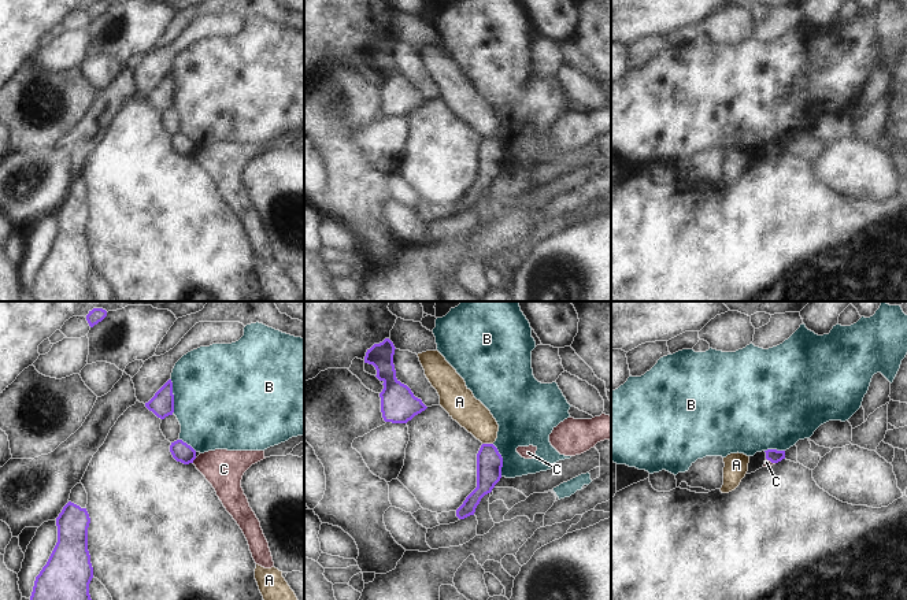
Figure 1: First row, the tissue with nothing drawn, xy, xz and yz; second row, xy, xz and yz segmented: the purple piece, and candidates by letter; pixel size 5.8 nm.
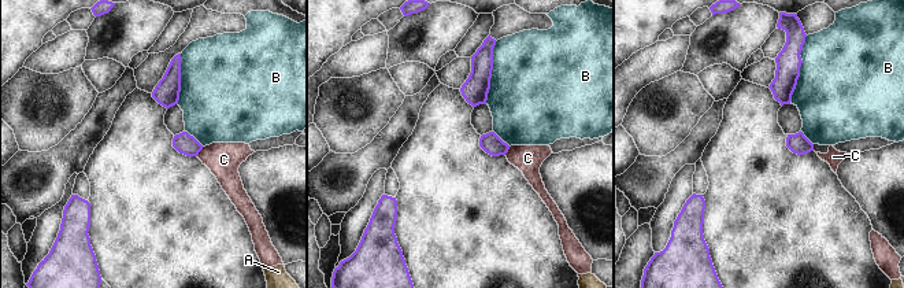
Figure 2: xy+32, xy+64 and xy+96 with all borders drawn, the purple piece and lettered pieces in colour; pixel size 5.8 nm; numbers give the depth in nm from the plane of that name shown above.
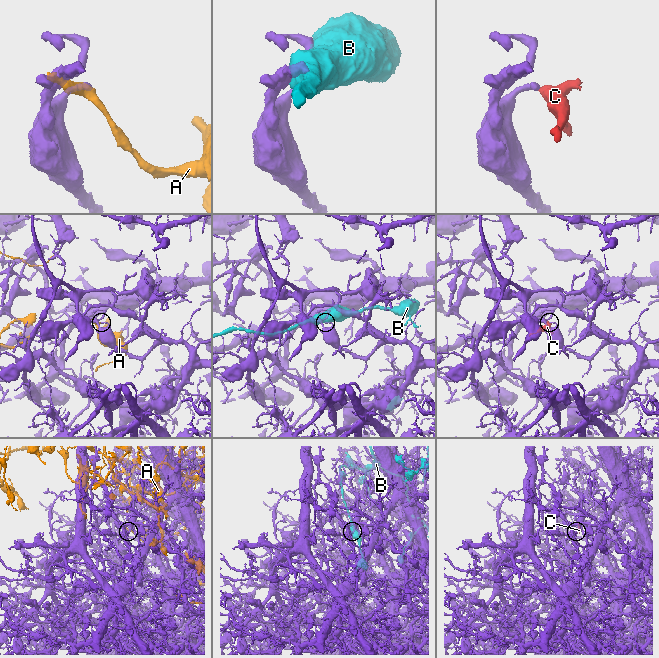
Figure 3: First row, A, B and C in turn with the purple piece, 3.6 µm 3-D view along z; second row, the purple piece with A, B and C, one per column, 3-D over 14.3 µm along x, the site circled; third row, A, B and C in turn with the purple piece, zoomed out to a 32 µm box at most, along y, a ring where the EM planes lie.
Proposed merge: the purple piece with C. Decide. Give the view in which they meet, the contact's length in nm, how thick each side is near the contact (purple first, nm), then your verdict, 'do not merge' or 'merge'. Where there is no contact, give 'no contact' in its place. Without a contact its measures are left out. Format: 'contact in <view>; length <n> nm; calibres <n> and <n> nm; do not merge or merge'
contact in xy; length 40 nm; calibres 120 and 220 nm; do not merge

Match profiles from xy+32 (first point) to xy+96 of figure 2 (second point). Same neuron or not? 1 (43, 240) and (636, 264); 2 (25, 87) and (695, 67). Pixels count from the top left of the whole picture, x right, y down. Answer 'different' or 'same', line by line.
1: different
2: different

